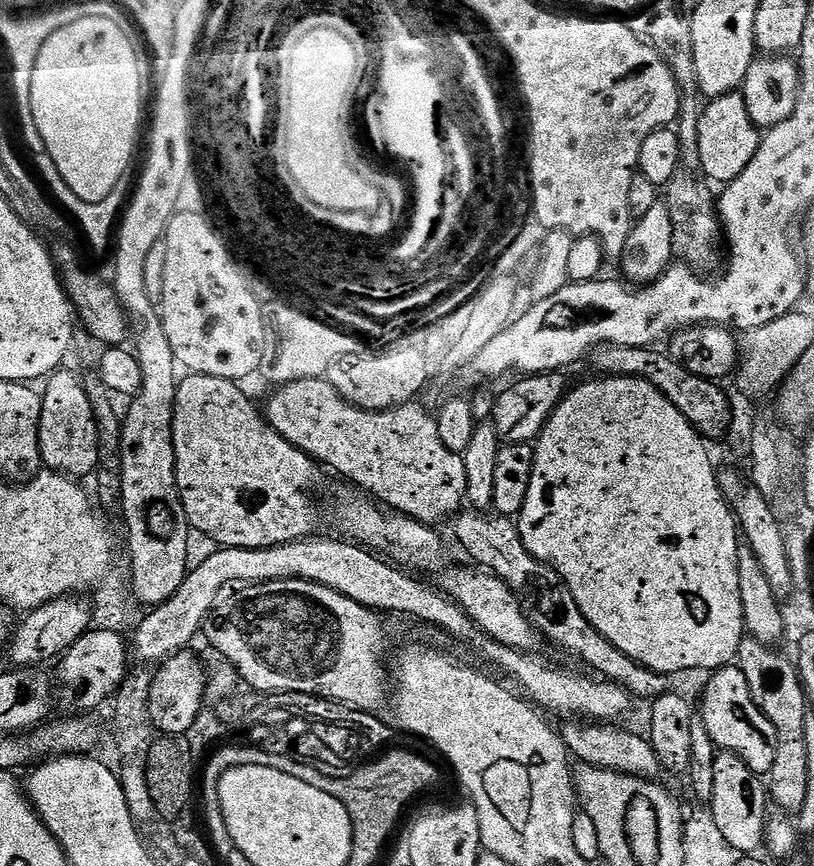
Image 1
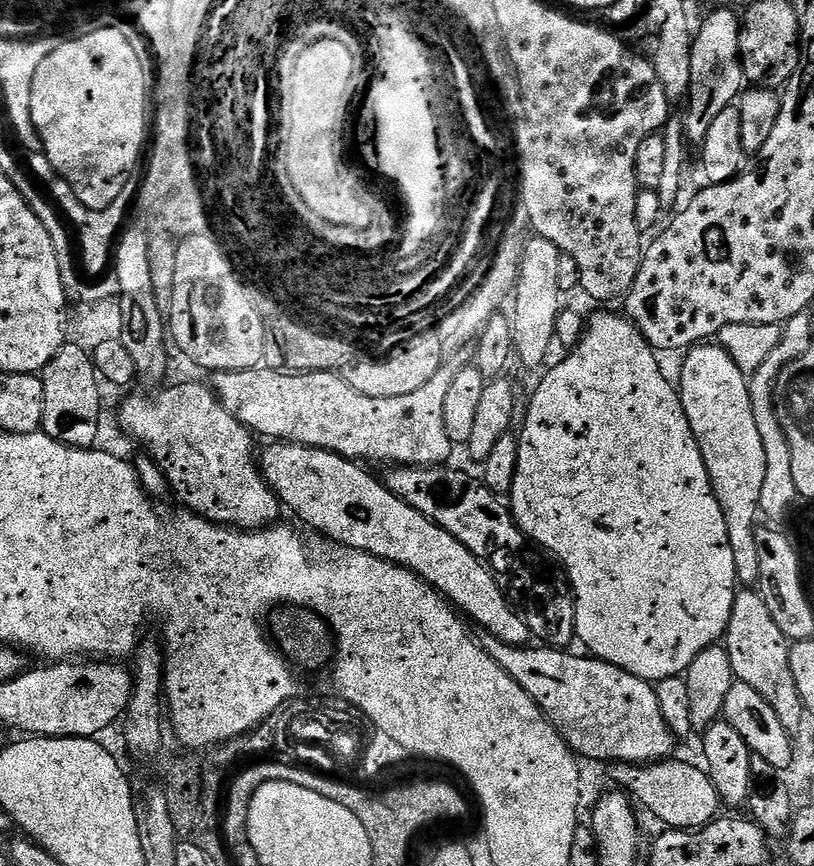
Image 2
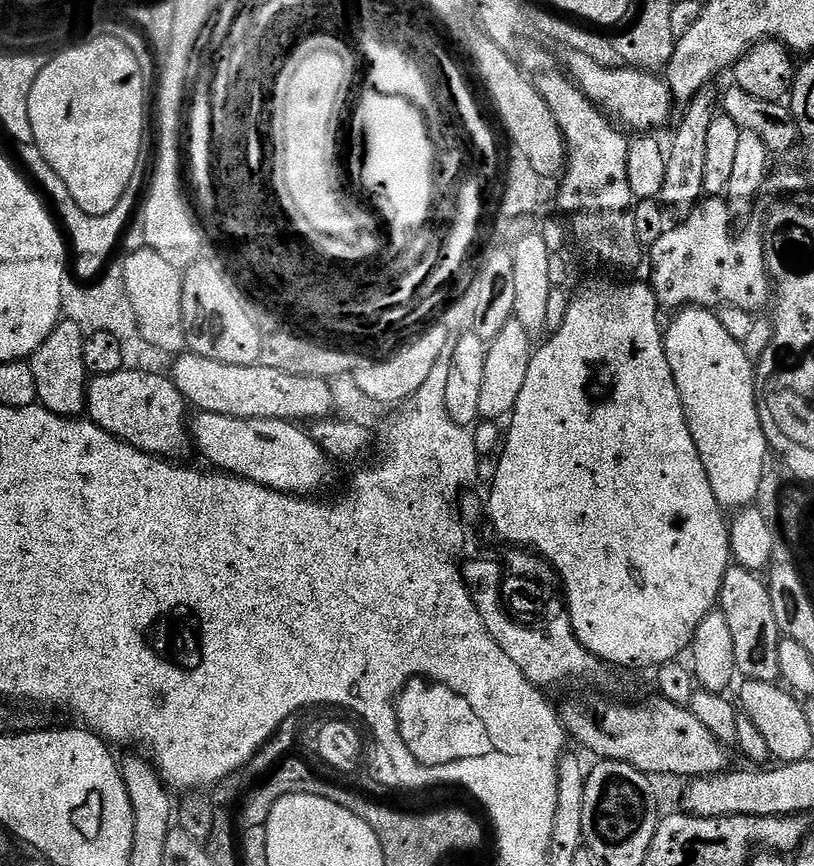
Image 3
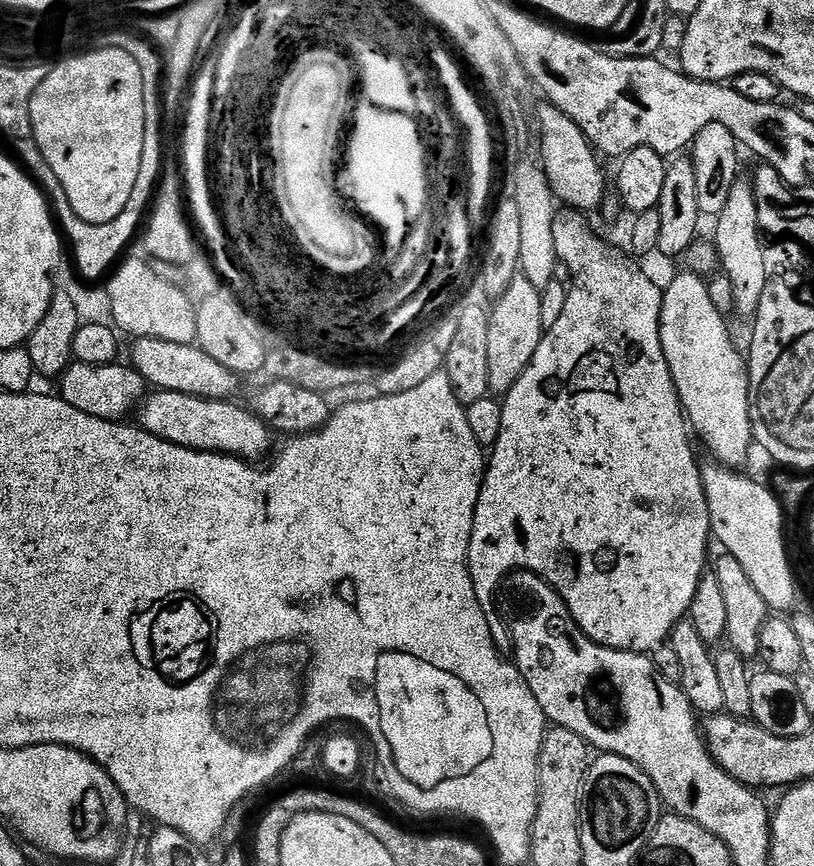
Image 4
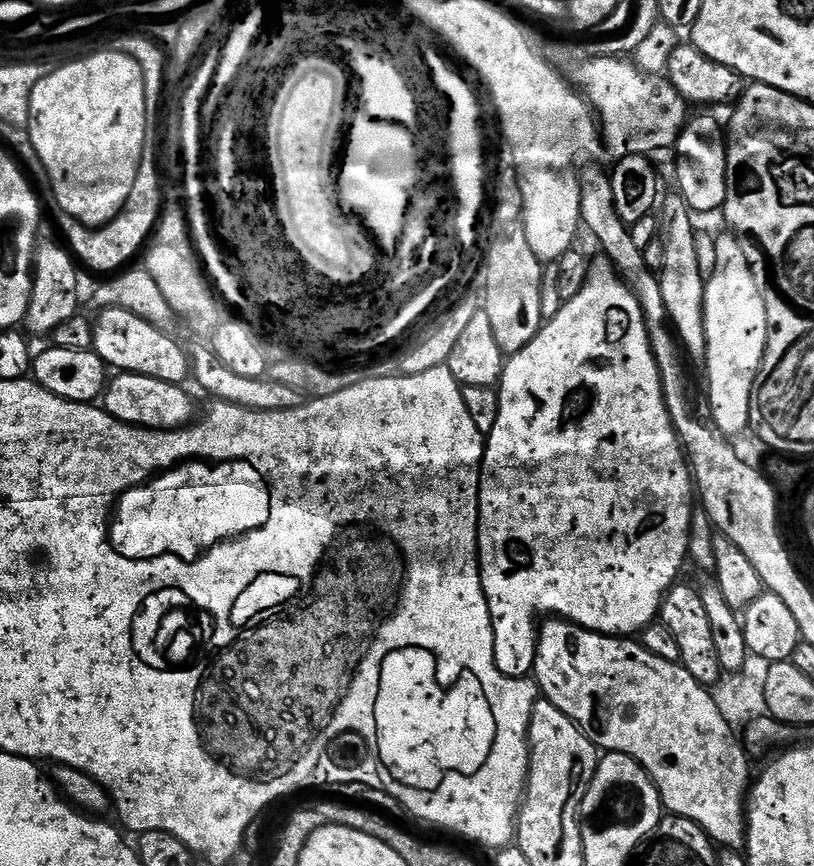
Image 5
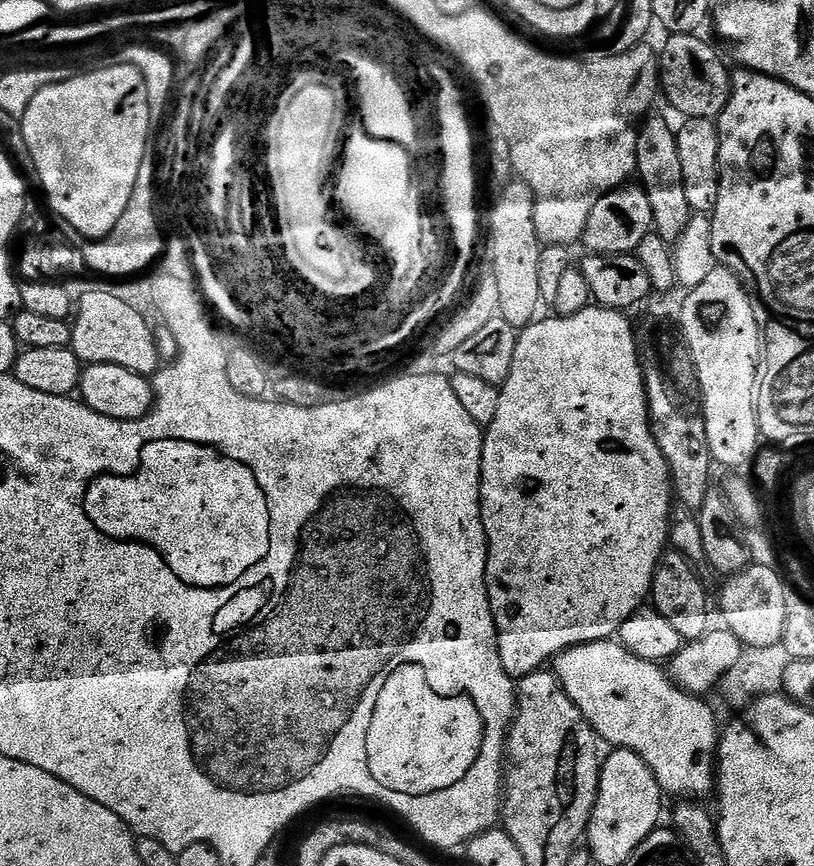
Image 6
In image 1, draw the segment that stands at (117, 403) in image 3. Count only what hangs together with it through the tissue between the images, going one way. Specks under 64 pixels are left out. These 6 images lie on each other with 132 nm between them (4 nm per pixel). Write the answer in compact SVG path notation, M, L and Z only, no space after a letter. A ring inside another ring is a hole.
M188 374L177 383L176 405L174 406L174 422L172 437L174 438L174 454L176 455L176 485L182 506L186 510L189 529L193 533L201 532L208 540L213 540L220 548L273 548L279 544L289 544L295 540L307 540L317 531L316 523L320 516L316 513L316 504L312 501L312 487L316 484L318 465L312 457L298 450L282 434L270 427L265 413L255 408L257 406L246 394L239 389L237 381L213 376L197 376Z

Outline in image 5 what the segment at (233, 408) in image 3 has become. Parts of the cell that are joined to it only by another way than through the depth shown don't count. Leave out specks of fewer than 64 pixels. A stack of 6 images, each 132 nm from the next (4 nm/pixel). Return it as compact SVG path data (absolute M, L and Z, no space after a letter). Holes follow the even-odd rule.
M106 308L99 313L100 321L94 324L94 351L104 360L109 369L119 370L121 373L136 372L139 376L158 378L162 382L183 385L184 379L190 376L190 361L185 345L175 340L176 336L156 329L150 322L135 316L130 310L120 308Z

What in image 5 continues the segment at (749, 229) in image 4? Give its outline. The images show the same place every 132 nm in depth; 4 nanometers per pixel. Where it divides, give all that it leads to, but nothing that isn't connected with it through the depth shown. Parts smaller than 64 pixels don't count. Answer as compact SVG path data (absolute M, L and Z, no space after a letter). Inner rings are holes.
M722 234L716 236L716 249L718 250L718 262L714 266L714 274L707 277L704 286L704 329L706 330L706 350L704 356L708 360L708 404L712 407L710 410L710 420L714 424L720 434L728 438L735 438L741 434L747 433L750 428L750 406L752 405L752 391L756 388L756 376L760 372L760 367L764 361L764 351L768 345L768 311L766 310L766 302L764 301L764 290L762 287L761 277L752 269L752 260L748 257L748 252L739 244L741 241L735 235Z

